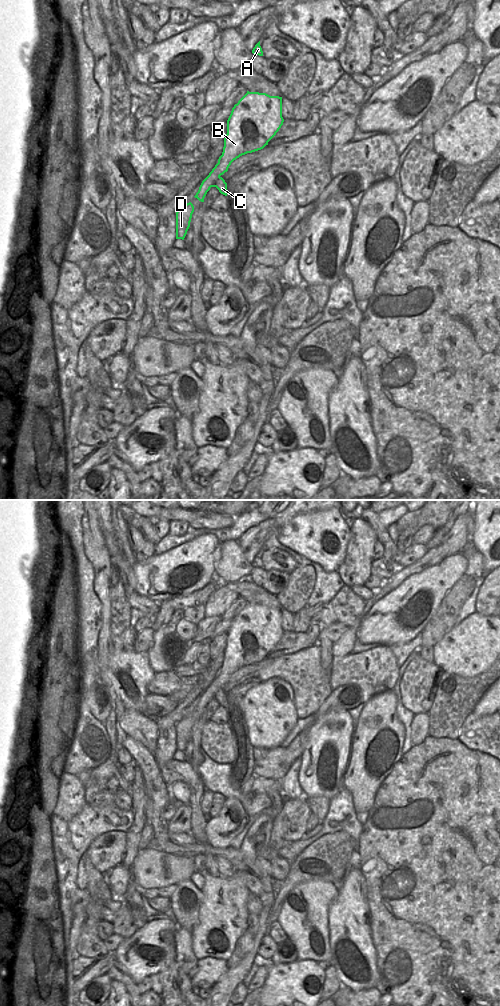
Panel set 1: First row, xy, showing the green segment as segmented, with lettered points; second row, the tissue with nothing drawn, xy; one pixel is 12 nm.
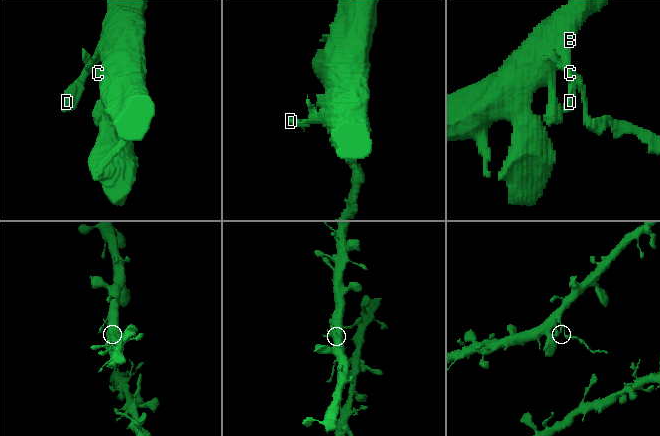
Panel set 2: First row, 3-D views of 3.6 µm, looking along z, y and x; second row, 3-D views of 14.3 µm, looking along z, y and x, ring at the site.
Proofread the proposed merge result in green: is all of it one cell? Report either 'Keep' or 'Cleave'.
Cleave

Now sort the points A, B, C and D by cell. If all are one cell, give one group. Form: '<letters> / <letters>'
A B D / C

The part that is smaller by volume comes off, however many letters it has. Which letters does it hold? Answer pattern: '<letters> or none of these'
C

